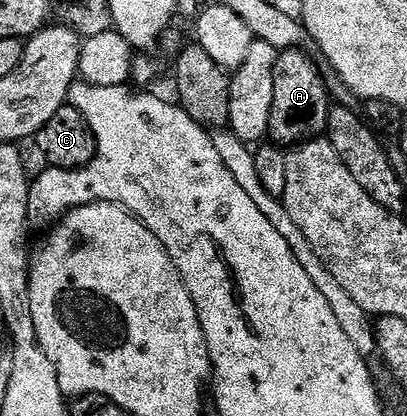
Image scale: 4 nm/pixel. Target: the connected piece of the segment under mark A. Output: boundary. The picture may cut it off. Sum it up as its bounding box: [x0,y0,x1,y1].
[268,48,328,146]

